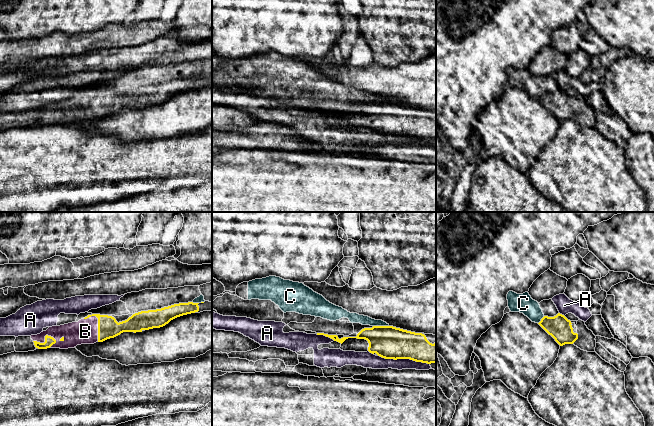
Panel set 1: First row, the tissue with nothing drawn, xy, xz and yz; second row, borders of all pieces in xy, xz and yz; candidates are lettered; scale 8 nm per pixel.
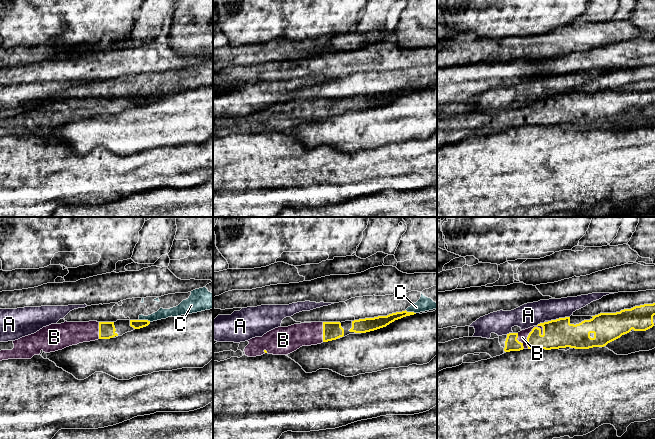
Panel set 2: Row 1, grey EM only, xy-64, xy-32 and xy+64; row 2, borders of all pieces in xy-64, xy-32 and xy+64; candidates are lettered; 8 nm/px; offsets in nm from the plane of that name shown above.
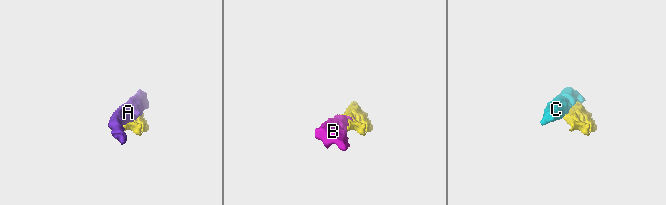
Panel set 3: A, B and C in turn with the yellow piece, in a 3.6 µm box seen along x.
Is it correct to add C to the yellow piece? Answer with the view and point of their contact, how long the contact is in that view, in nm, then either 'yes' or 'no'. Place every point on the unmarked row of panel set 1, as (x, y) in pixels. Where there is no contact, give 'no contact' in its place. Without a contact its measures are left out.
xz (381, 102) | 130 nm | no

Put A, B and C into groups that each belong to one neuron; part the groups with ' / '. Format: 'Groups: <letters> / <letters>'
Groups: A / B / C

